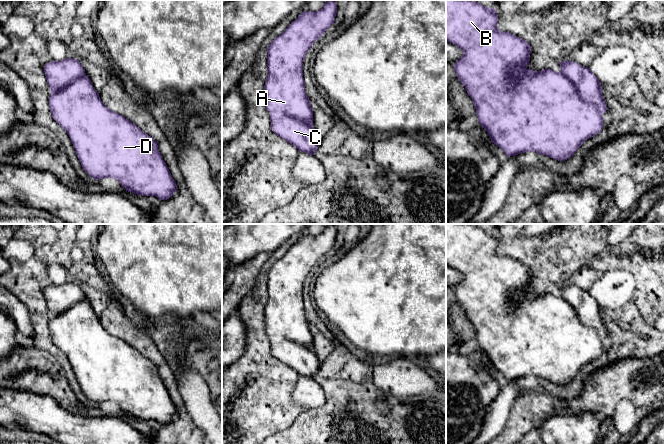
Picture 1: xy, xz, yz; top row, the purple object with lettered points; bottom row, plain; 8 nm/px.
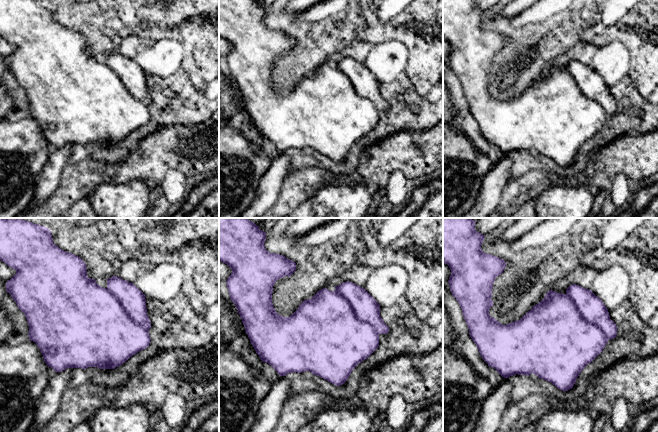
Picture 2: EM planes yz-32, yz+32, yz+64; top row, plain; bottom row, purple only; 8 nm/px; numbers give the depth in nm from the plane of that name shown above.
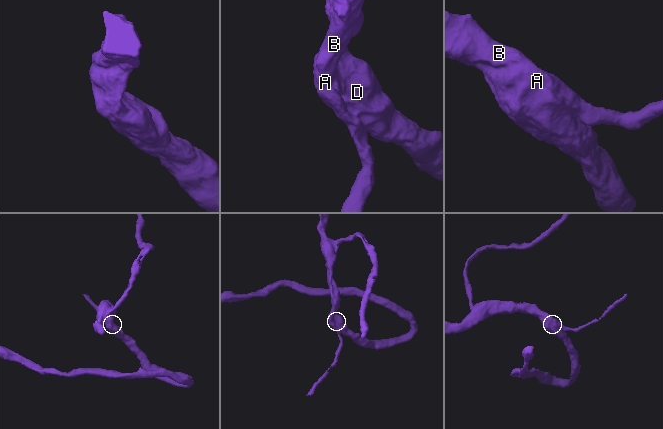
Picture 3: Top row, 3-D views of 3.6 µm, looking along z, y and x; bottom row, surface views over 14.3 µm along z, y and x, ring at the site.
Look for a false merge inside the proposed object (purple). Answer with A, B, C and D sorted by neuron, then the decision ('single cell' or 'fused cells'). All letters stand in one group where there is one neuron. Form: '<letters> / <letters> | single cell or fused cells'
A B C D | single cell

